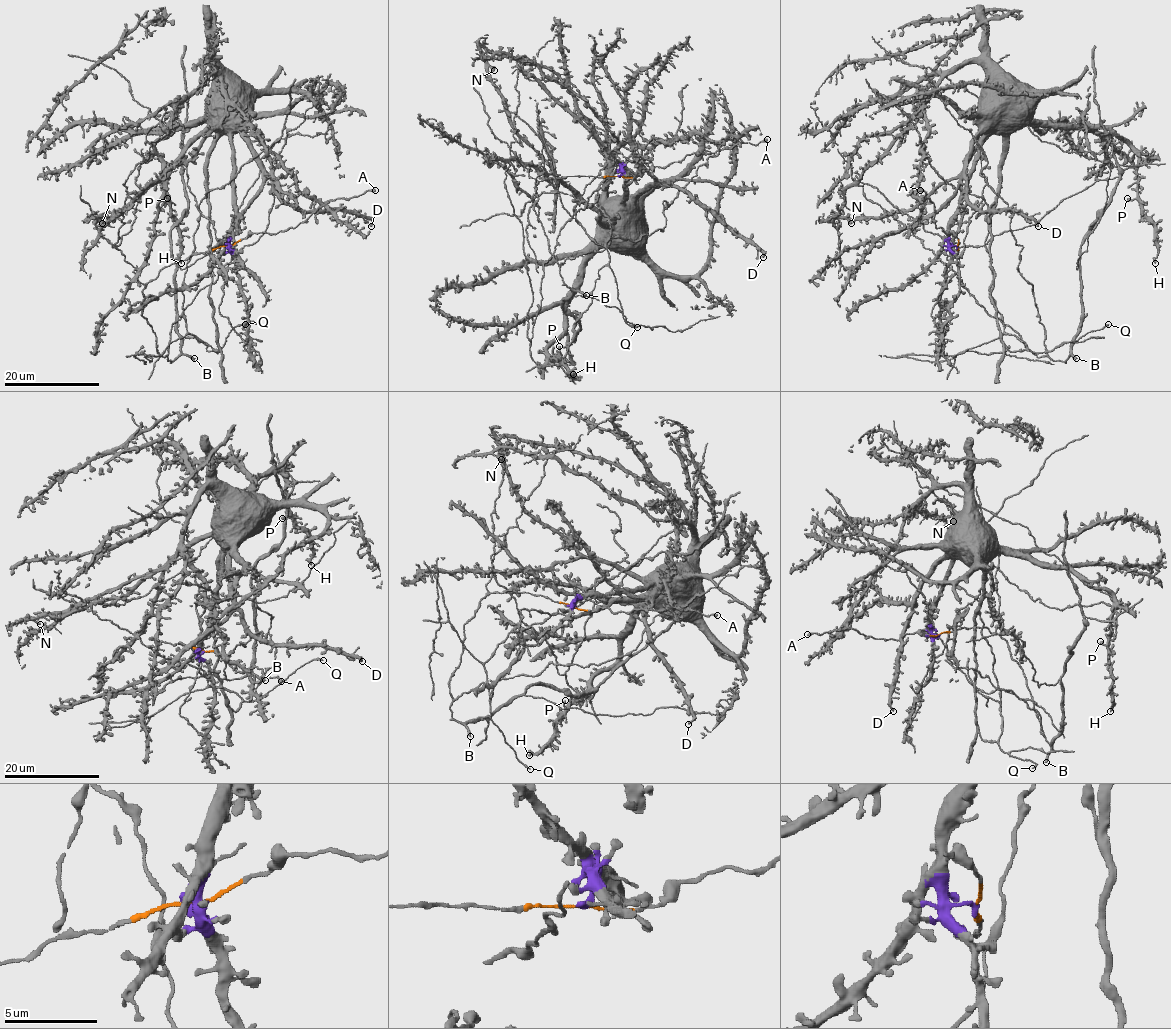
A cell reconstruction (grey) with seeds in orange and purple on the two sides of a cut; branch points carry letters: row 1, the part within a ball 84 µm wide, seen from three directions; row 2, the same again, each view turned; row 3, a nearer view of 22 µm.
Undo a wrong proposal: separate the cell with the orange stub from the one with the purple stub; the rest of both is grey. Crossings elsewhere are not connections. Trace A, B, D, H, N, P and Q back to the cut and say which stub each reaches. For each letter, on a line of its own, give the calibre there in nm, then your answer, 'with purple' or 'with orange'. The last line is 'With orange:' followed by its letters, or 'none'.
A: calibre 420 nm; with orange
B: calibre 400 nm; with orange
D: calibre 300 nm; with purple
H: calibre 260 nm; with purple
N: calibre 400 nm; with purple
P: calibre 360 nm; with purple
Q: calibre 180 nm; with purple
With orange: A, B

